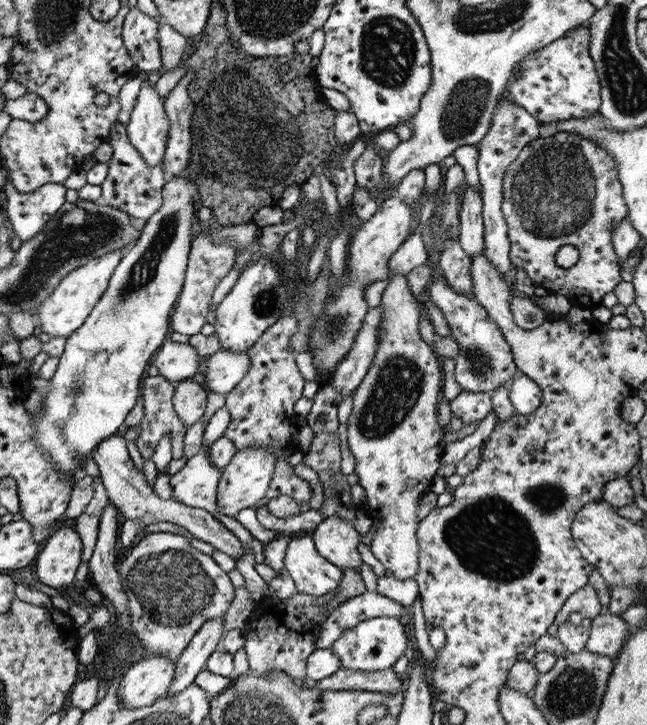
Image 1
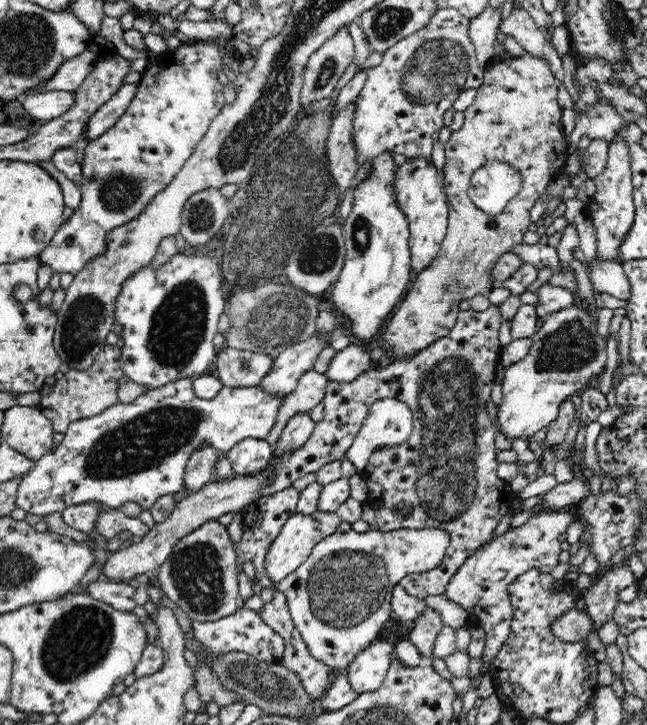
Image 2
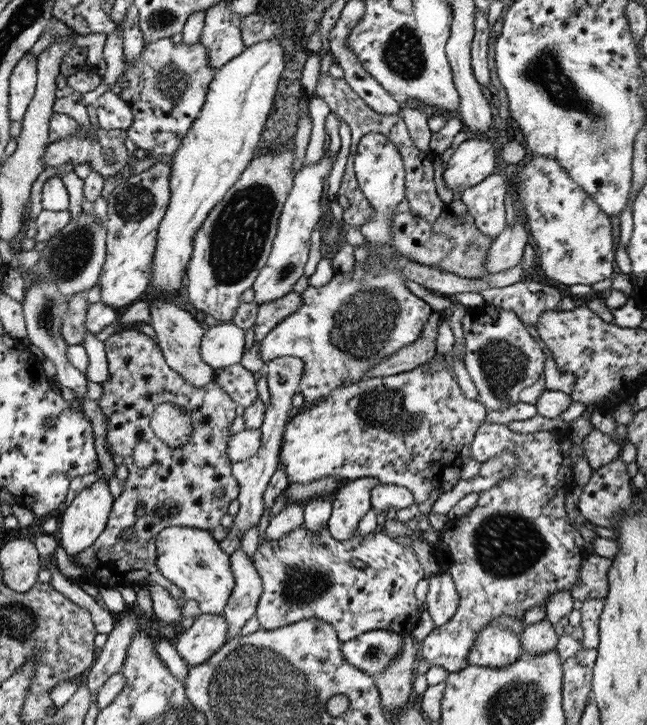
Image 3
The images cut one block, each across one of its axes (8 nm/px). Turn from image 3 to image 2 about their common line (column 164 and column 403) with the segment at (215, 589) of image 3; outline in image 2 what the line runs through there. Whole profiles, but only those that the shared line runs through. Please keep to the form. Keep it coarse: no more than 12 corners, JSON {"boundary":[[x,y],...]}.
{"boundary":[[338,530],[276,583],[312,657],[352,664],[449,532]]}

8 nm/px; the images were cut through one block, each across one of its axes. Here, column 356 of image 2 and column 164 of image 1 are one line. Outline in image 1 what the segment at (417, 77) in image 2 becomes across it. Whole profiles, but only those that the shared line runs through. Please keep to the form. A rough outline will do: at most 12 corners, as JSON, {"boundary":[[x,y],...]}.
{"boundary":[[144,80],[126,124],[146,165],[163,160],[170,123]]}

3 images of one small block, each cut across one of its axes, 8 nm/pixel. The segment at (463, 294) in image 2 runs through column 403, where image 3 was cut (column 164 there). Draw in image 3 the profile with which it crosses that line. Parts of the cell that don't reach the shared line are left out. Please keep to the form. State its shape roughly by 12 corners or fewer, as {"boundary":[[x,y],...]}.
{"boundary":[[168,299],[149,300],[164,362],[192,388],[215,372],[199,357],[202,326]]}

